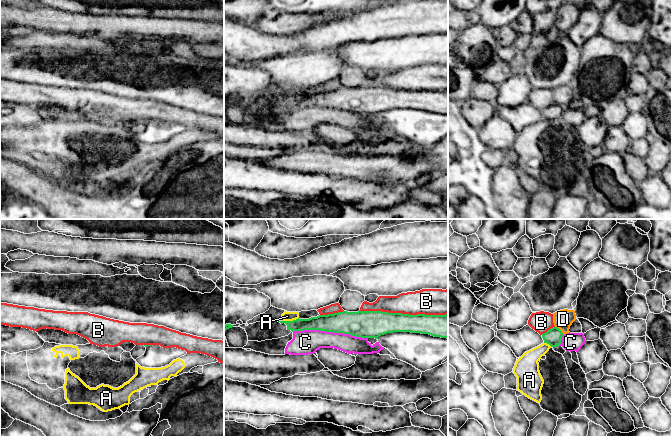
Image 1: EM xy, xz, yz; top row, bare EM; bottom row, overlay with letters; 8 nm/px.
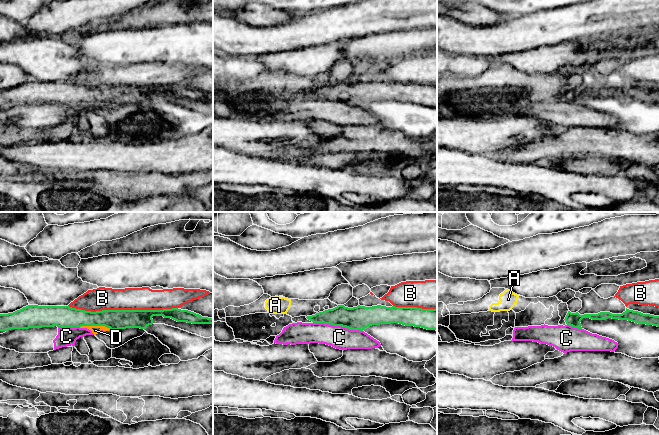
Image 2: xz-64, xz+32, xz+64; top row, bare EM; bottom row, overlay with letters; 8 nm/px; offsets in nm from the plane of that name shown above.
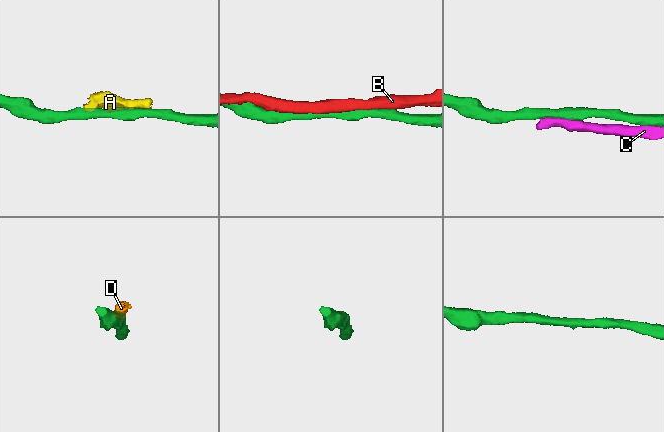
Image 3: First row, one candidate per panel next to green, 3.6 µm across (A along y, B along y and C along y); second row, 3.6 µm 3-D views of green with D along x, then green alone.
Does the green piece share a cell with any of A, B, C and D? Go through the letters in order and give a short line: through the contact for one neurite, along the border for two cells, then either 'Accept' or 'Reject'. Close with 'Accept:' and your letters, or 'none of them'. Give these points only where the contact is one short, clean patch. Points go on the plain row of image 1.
A: Line: xz (298, 93), (284, 97). Reject
B: Reject
C: Reject
D: Reject
Accept: none of them

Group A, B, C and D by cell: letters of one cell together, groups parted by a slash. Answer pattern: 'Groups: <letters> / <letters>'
Groups: A / B / C / D

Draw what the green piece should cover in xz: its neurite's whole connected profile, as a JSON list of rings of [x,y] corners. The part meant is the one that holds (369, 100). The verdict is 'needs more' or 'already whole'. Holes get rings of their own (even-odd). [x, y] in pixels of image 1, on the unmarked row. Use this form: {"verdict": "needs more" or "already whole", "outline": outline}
{"verdict": "already whole", "outline": [[[382,87],[338,88],[319,91],[309,95],[278,97],[287,101],[287,106],[320,106],[349,110],[361,114],[375,114],[393,108],[429,110],[448,115],[448,90],[409,91]]]}

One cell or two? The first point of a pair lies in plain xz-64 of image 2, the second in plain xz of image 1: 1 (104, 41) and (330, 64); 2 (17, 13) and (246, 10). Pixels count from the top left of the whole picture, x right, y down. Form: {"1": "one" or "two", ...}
{"1": "two", "2": "one"}

